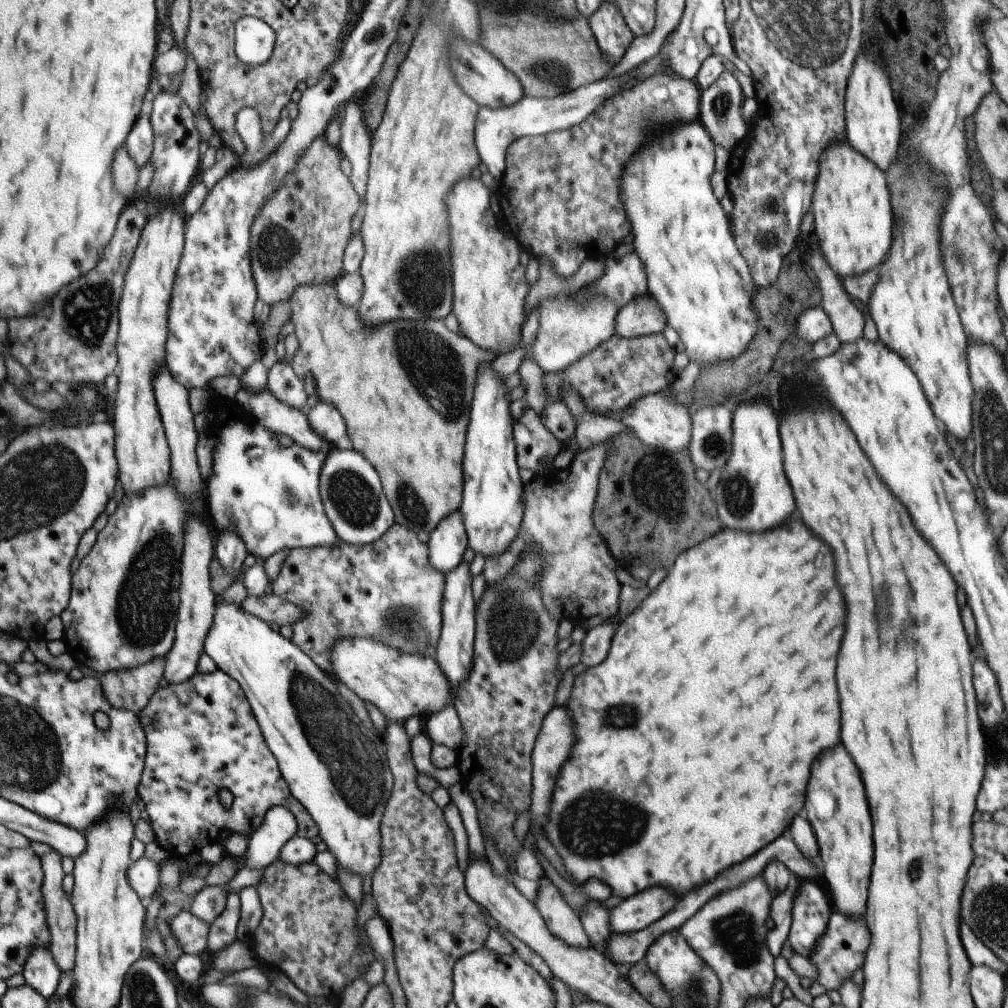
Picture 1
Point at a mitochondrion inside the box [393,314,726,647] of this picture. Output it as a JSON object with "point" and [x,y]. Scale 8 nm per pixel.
{"point":[670,469]}

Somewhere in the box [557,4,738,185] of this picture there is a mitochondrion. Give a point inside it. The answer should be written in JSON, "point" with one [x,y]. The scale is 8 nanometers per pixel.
{"point":[721,104]}

